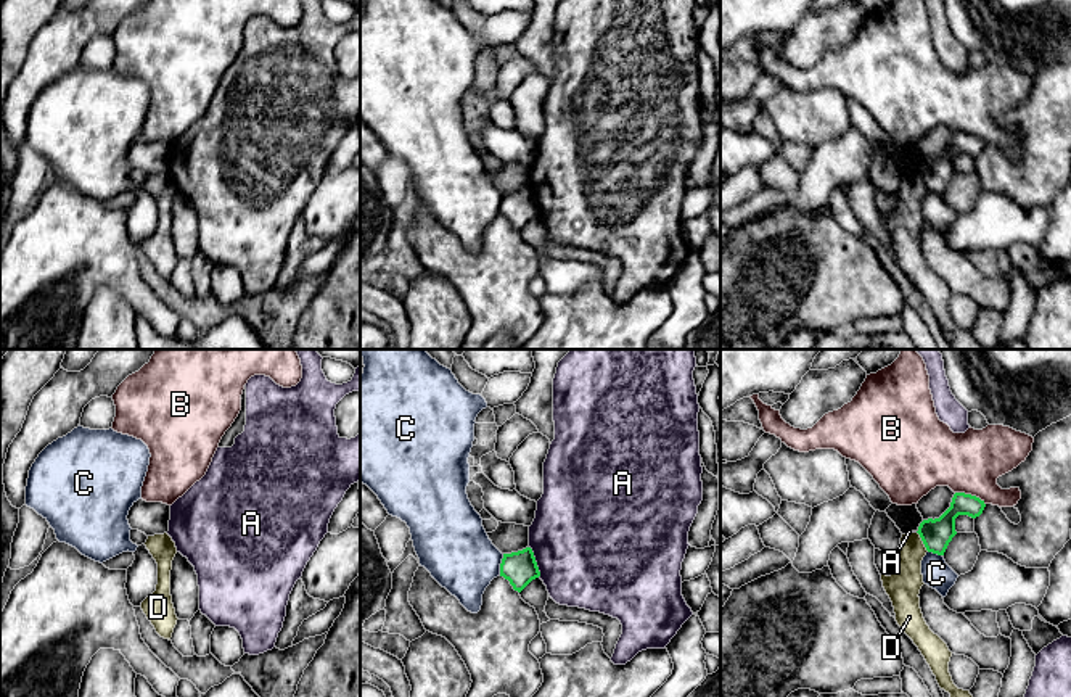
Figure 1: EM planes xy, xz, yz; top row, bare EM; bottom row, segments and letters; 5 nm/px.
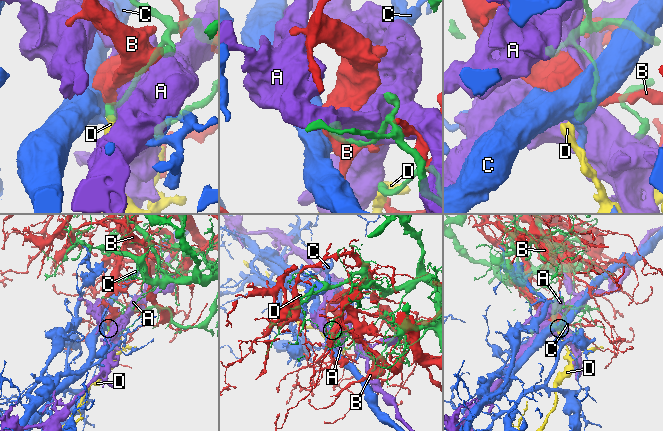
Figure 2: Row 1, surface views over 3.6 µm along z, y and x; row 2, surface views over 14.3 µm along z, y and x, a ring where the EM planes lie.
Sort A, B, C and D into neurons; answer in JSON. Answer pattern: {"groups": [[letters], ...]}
{"groups": [["A"], ["B"], ["C"], ["D"]]}

